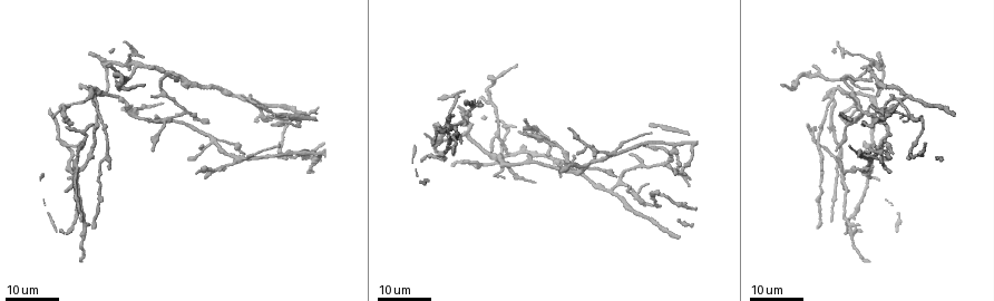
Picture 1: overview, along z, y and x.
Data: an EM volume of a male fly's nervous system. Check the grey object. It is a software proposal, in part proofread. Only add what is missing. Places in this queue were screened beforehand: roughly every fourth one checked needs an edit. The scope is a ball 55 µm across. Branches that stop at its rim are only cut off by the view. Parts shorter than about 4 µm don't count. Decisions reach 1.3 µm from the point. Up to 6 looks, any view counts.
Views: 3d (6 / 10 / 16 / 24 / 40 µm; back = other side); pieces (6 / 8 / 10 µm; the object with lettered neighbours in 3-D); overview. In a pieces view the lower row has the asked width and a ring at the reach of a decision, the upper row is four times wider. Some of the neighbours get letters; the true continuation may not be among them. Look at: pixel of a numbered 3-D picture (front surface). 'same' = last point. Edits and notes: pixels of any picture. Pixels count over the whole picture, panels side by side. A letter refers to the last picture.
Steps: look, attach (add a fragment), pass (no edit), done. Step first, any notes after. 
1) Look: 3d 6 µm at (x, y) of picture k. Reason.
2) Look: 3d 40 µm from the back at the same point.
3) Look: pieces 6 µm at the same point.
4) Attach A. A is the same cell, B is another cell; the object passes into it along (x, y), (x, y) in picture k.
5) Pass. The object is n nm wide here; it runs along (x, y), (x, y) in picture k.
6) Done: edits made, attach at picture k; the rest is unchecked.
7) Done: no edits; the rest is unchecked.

Look: 3d 24 µm at (860, 223) of picture 1. Tapers out.

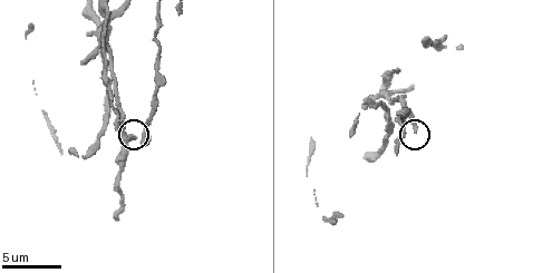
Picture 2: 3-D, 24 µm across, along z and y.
Look: pieces 8 µm at (414, 132) of picture 2.

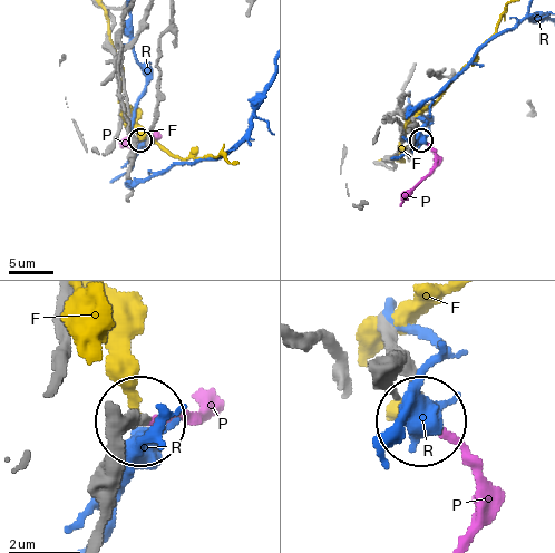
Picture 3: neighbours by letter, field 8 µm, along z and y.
Attach P. The object is 190 nm wide here; P is the same cell, F and R are other cells; the neuron continues.

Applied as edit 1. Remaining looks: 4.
Look: overview.

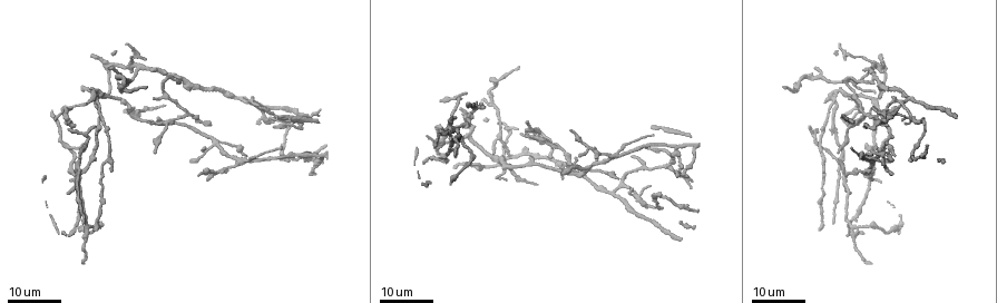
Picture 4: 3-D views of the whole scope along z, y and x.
Look: 3d 24 µm at (482, 109) of picture 4. Branch stops here.

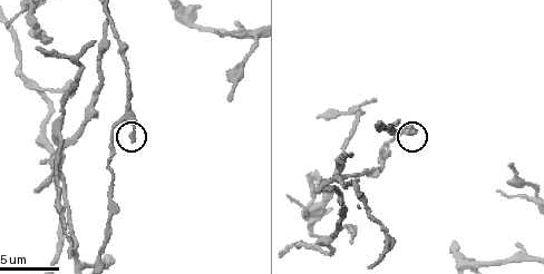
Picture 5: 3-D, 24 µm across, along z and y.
Look: pieces 6 µm at (416, 132) of picture 5.

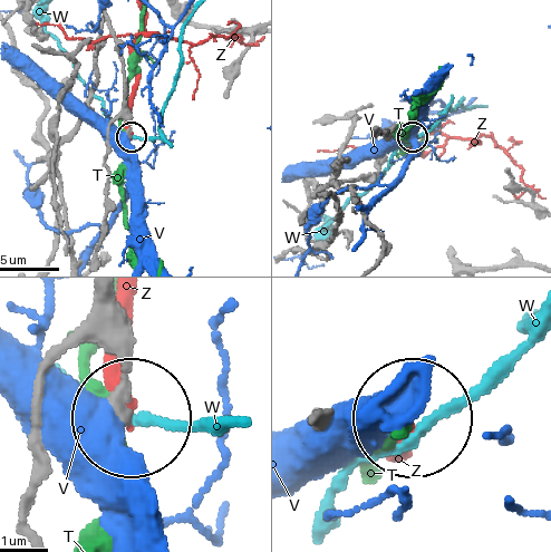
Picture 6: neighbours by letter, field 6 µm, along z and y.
Pass. T, V, W and Z are other cells; it runs along (104, 15), (123, 66), (131, 136) in picture 6; none of them fits.

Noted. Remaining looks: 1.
Done: edits made, attach at picture 3; the rest is unchecked.

